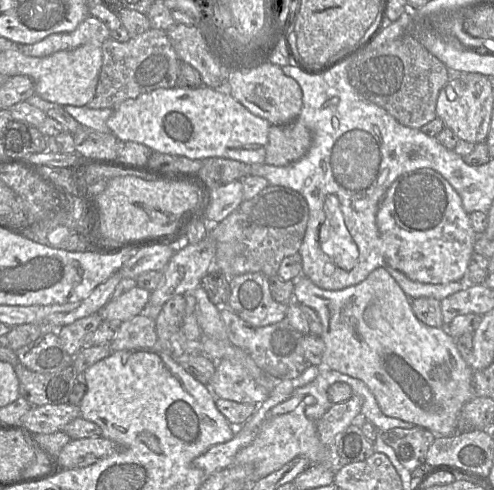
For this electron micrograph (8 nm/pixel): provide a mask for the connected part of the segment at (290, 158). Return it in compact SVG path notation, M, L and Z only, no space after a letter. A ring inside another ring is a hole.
M297 119L283 125L271 125L264 163L273 166L293 164L308 152L311 143L311 131Z

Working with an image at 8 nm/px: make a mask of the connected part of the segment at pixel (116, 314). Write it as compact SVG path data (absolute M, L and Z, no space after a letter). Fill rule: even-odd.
M141 287L132 288L118 298L111 298L99 313L103 320L130 320L143 312L150 295Z

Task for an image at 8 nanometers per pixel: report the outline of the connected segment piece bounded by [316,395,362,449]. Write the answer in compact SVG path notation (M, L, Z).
M353 395L345 402L332 404L316 422L320 441L328 448L335 449L337 436L352 425L353 419L361 413L362 398Z

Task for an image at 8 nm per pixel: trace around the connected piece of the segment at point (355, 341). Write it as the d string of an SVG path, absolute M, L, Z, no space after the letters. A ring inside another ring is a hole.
M377 268L362 282L341 290L325 290L301 275L295 281L293 300L311 307L321 320L321 338L325 343L323 368L362 380L373 393L383 414L388 417L426 428L435 437L457 433L460 412L475 396L474 371L461 357L456 341L446 327L431 327L417 319L411 308L411 299L385 269Z

